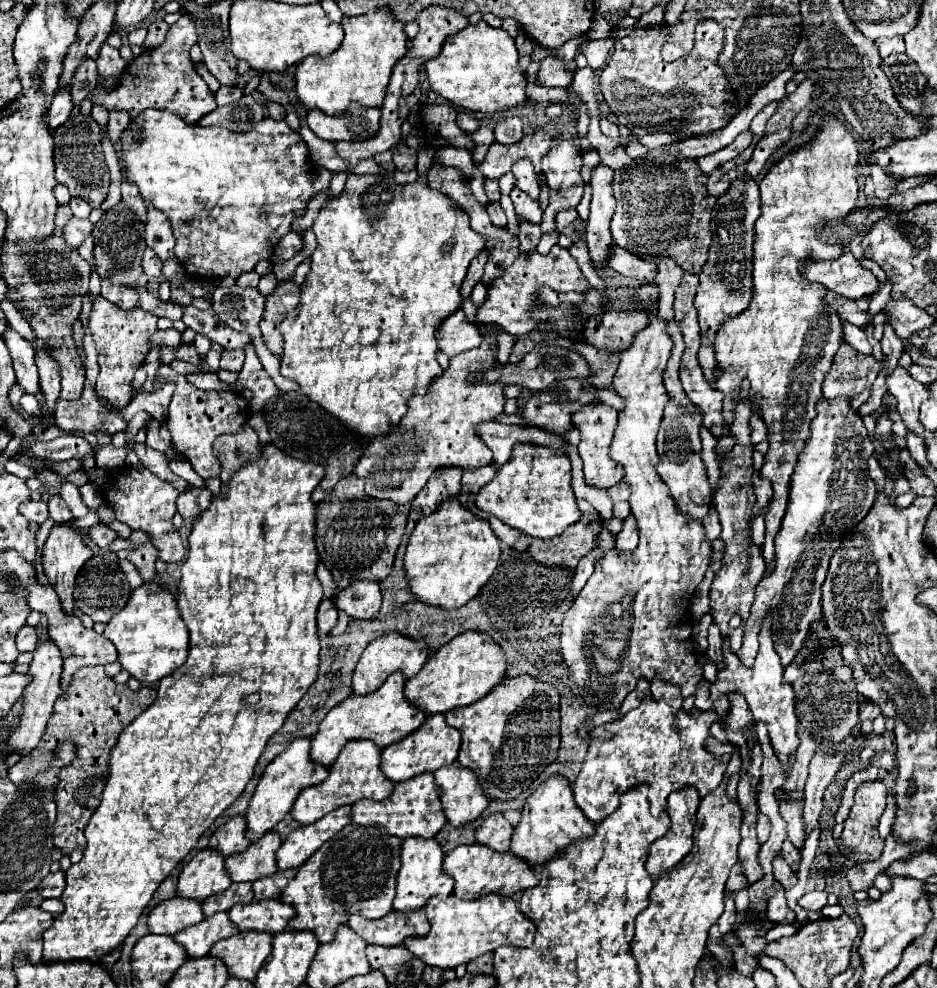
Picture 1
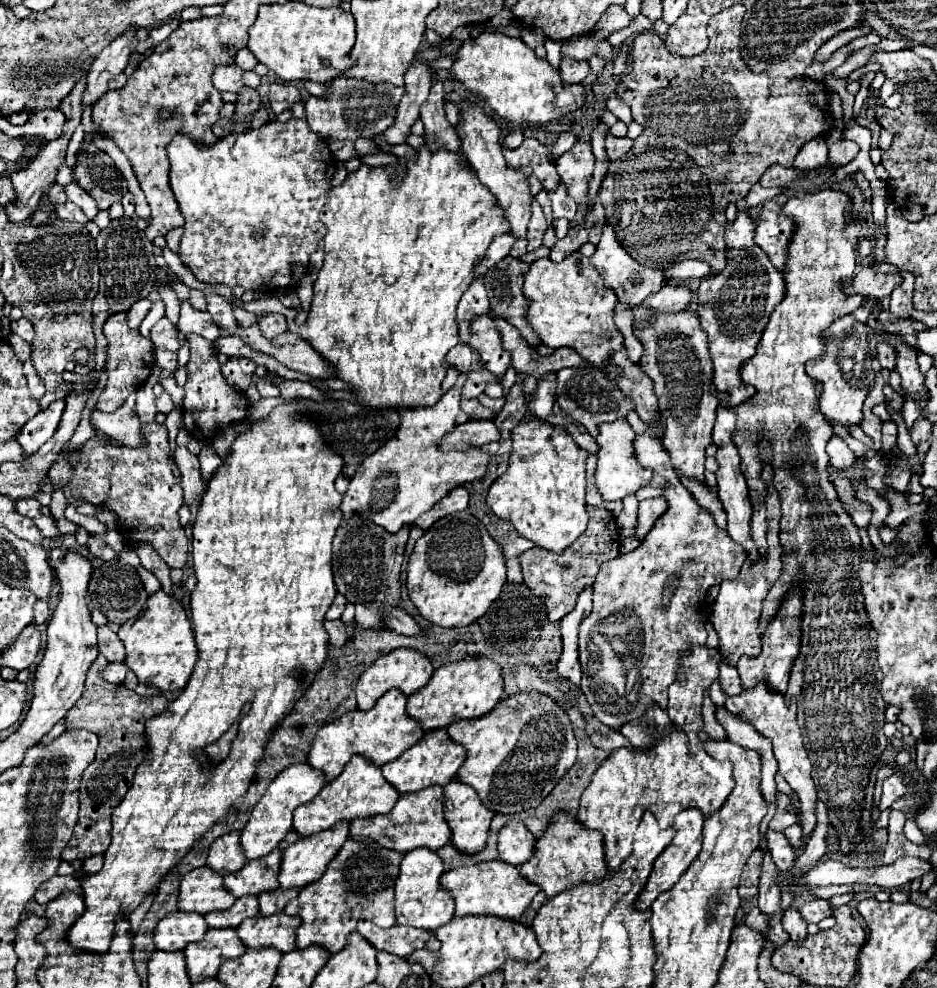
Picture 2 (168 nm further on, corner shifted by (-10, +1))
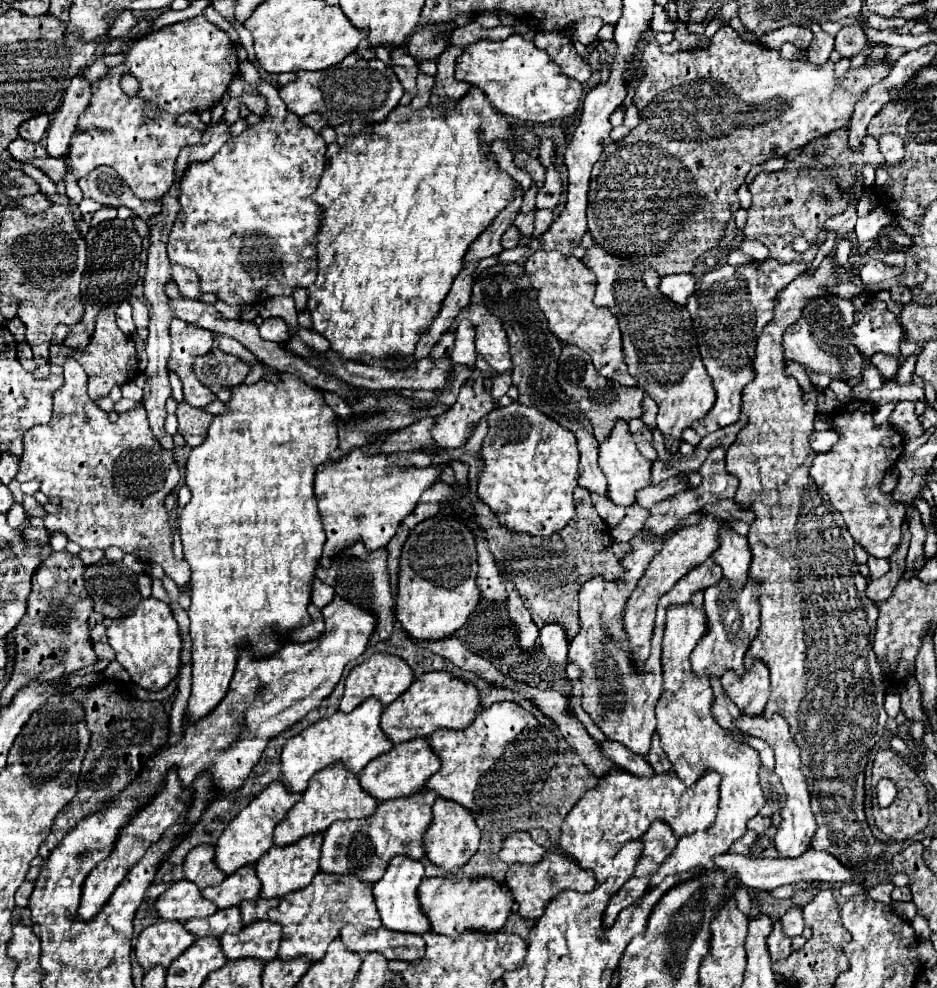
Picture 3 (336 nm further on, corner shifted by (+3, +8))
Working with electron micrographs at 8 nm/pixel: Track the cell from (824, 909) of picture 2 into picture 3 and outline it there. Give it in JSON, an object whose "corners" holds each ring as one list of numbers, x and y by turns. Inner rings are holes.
{"corners":[[790,908,784,916,782,916,782,930,788,938,796,938,802,934,804,930,804,918,802,912,798,908]]}

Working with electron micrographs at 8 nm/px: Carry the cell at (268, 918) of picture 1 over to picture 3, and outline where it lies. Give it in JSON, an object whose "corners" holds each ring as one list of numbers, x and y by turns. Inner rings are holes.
{"corners":[[262,920,260,924,252,924,252,928,242,928,238,934,222,936,220,944,224,956,232,962,242,958,256,958,266,964,276,958,280,940,280,926,272,924,270,920]]}

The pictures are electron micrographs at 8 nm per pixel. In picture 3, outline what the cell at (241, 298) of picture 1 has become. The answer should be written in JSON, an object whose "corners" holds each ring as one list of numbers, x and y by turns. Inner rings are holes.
{"corners":[[268,318,260,326,260,336,264,340,284,344,286,340,290,340,290,330,288,330,288,326,286,326,286,322,282,318]]}

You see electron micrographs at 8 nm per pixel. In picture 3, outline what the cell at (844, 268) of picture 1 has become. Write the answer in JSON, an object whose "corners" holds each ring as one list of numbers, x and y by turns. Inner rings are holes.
{"corners":[[870,260,860,268,860,280,864,284,880,284,884,280,896,278,902,274,902,268,896,266,886,266,882,260]]}

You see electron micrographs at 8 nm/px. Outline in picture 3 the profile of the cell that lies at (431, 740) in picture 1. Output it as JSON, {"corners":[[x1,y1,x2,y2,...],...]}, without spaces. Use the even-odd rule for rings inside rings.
{"corners":[[410,740,408,744,392,746,390,752,372,760,362,770,358,780,360,780,360,786,364,788,364,792,368,792,372,798,384,802,384,800,392,800,392,798,418,794,424,788,426,780,436,772,438,766,440,766,440,760,436,760,436,756,432,756,432,748,428,748,428,740]]}

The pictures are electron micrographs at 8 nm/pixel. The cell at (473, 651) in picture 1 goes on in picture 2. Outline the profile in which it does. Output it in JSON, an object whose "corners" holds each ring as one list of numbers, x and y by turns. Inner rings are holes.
{"corners":[[467,655,459,661,451,661,445,667,439,667,425,687,407,697,407,713,421,723,425,731,441,729,453,723,453,719,473,719,489,713,493,705,503,699,503,669,483,657]]}

